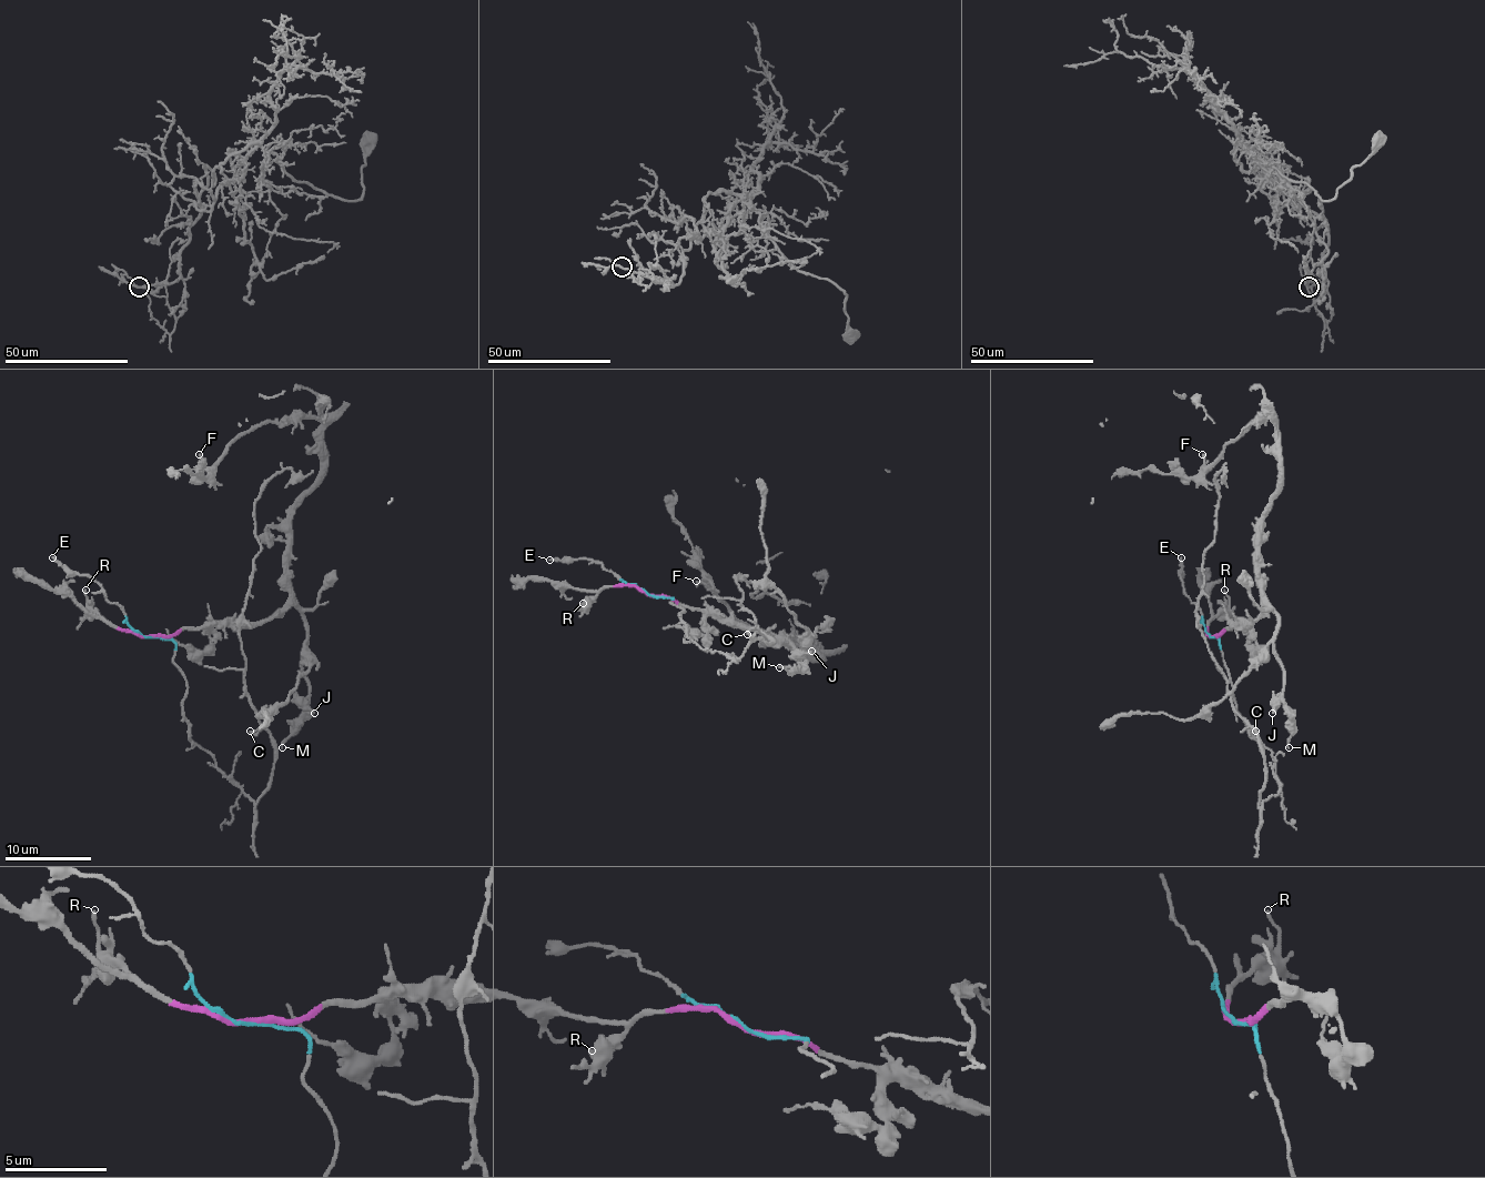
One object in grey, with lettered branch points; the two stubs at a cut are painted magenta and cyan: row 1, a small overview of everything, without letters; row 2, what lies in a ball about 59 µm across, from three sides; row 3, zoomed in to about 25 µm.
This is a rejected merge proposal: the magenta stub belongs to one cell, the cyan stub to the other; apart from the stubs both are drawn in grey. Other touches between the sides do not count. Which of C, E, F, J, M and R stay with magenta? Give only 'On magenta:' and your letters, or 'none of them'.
On magenta: F, J, M, R

